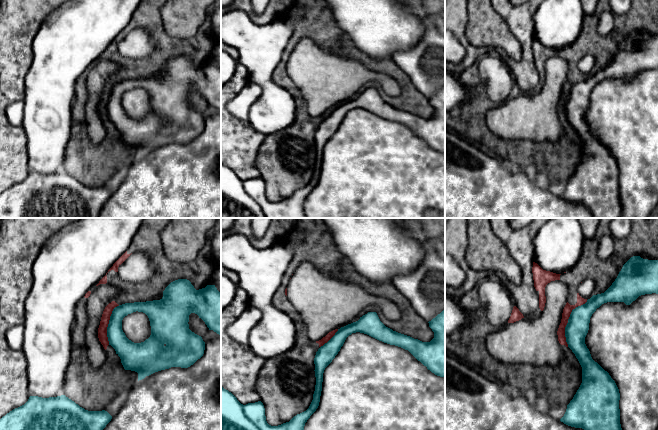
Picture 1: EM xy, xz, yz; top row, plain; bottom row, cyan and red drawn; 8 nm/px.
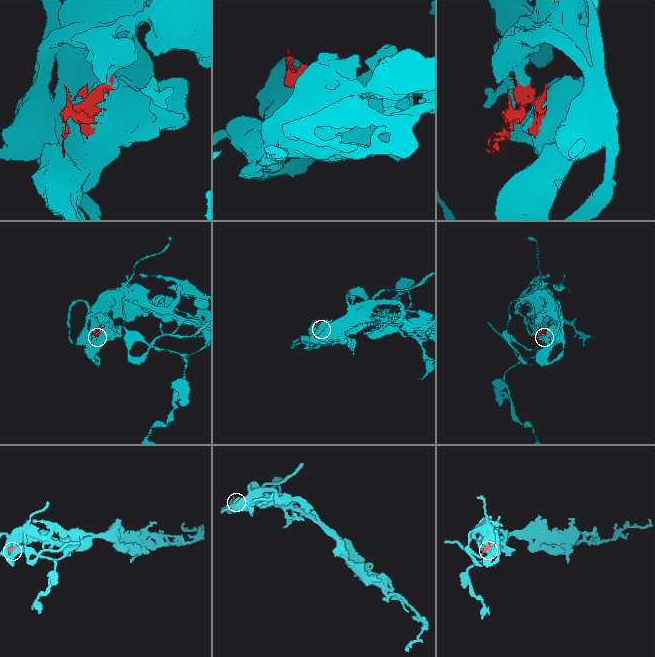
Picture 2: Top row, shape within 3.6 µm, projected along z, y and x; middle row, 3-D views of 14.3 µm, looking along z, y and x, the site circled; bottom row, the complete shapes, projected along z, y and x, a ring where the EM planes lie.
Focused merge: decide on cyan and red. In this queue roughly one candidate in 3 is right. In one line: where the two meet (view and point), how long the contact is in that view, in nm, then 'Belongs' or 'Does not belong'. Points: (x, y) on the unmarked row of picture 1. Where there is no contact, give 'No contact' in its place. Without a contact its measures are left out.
Touches cyan at yz (568, 97). Shared border 400 nm. Does not belong

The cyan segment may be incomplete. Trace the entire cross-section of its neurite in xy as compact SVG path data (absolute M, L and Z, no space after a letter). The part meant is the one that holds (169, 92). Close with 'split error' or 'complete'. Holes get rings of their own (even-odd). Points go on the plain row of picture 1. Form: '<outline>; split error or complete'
M178 55L165 64L160 76L125 79L115 83L107 103L109 121L115 125L125 146L138 149L138 157L171 143L188 144L203 132L205 126L202 113L189 105L191 89L197 90L209 106L221 111L221 69L215 61L196 66L189 56ZM136 87L145 89L151 102L150 113L141 119L129 116L122 106L123 94Z; complete

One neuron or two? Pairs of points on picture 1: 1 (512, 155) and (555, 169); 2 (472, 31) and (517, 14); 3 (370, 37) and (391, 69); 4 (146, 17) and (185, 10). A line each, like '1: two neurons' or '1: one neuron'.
1: one neuron
2: two neurons
3: two neurons
4: two neurons

